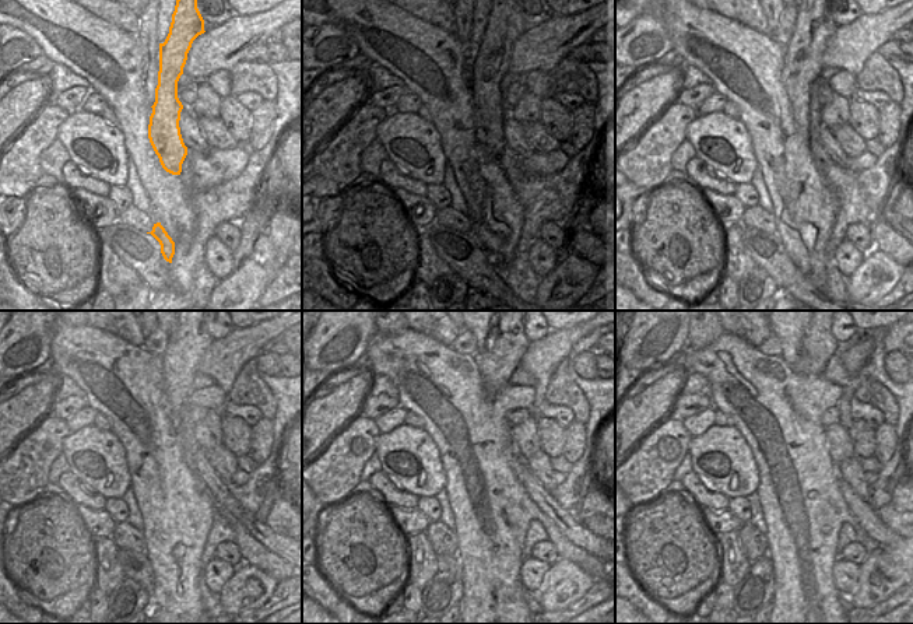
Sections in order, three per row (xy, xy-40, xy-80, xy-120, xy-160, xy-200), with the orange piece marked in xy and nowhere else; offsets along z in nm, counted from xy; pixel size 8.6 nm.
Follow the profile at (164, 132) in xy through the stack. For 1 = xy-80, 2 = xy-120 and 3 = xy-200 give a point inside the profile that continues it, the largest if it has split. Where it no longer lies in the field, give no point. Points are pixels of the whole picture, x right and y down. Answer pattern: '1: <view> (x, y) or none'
1: xy-80 (814, 25)
2: xy-120 (189, 340)
3: xy-200 (818, 344)

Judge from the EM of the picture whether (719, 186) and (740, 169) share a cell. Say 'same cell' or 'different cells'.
different cells

